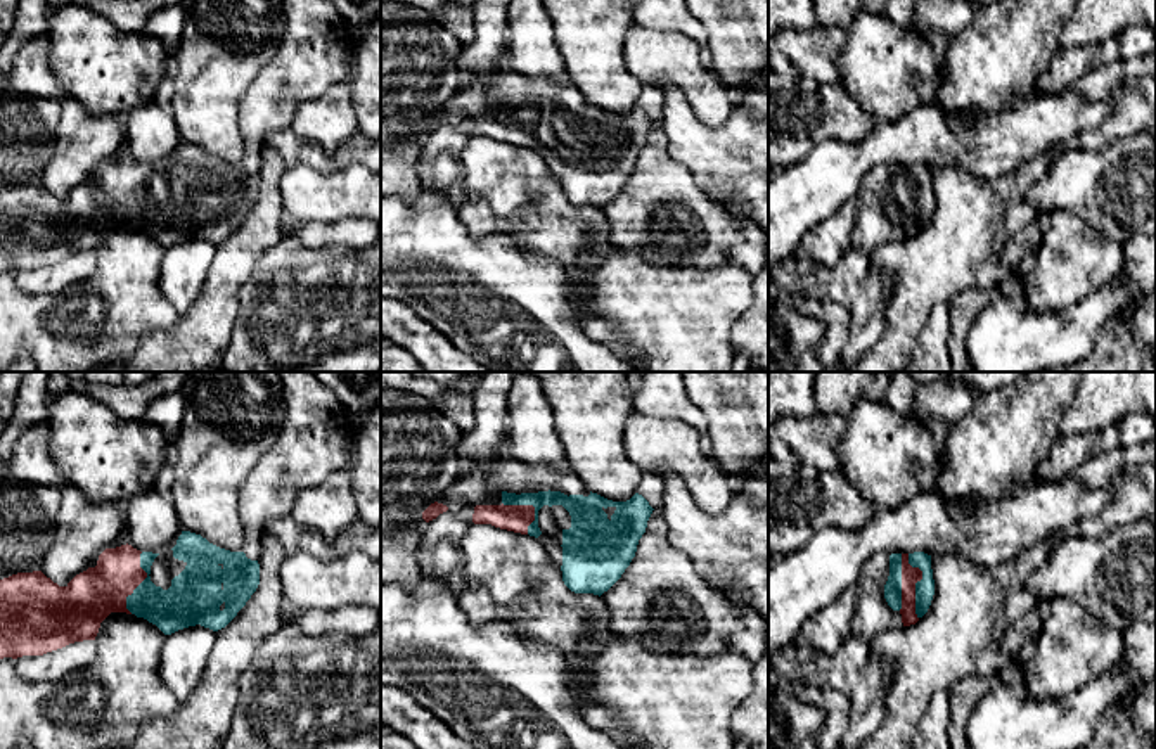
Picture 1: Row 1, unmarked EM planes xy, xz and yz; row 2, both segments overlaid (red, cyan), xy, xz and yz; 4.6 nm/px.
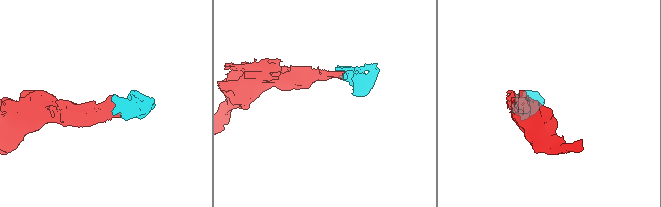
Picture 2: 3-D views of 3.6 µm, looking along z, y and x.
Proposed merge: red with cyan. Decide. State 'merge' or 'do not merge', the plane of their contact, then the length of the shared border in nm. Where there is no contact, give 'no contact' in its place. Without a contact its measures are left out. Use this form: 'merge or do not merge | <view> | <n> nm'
merge | yz | 300 nm

